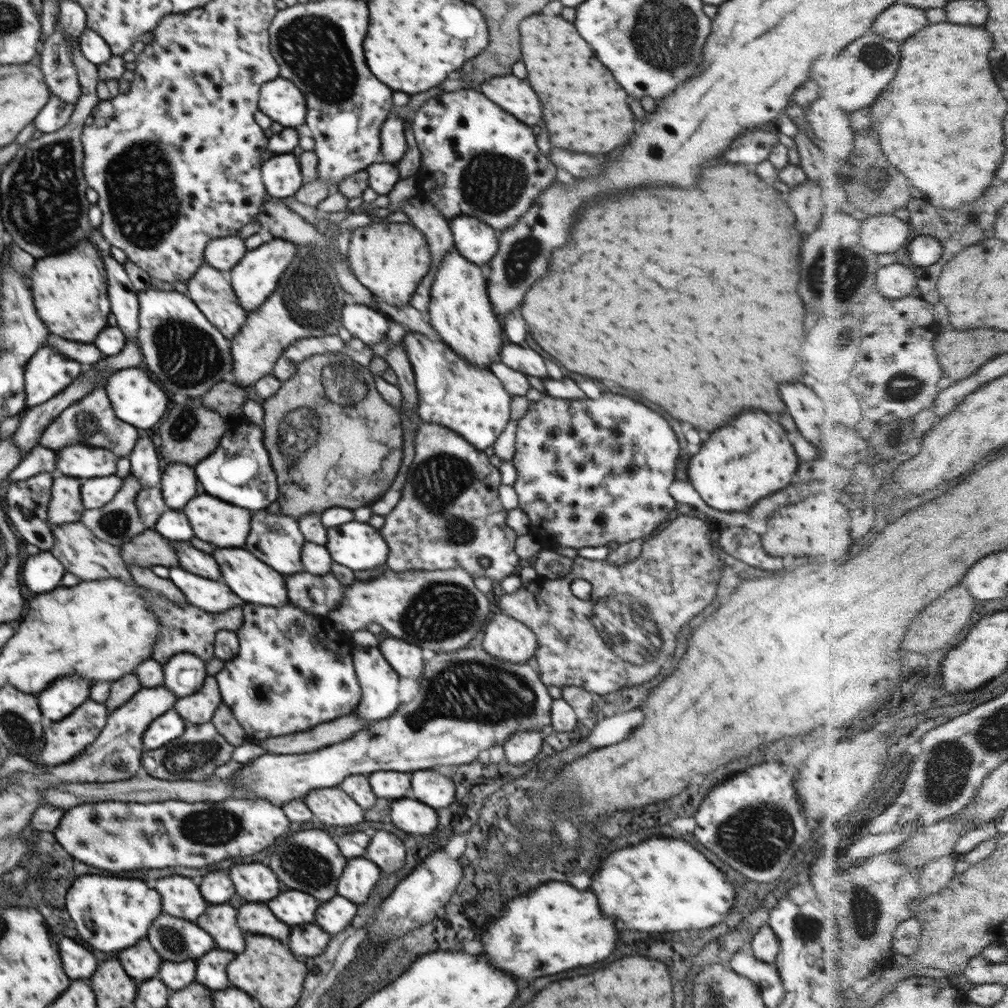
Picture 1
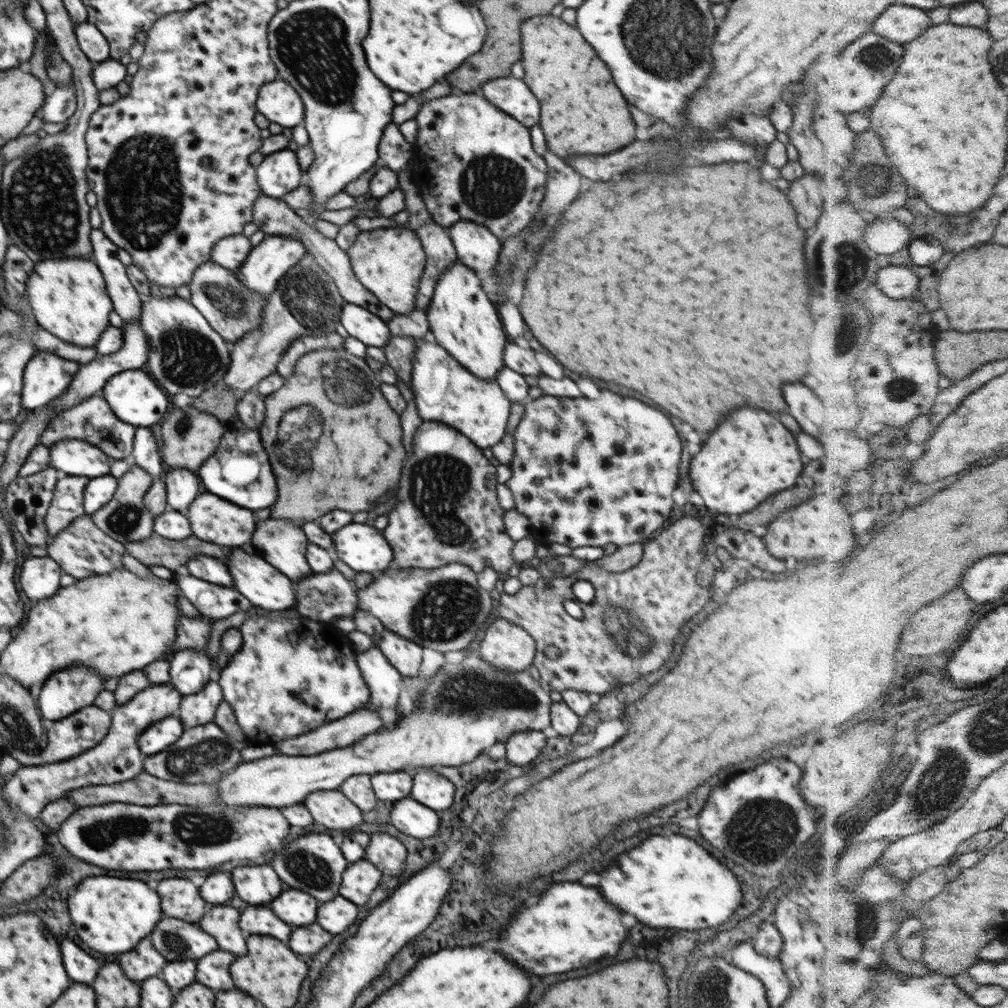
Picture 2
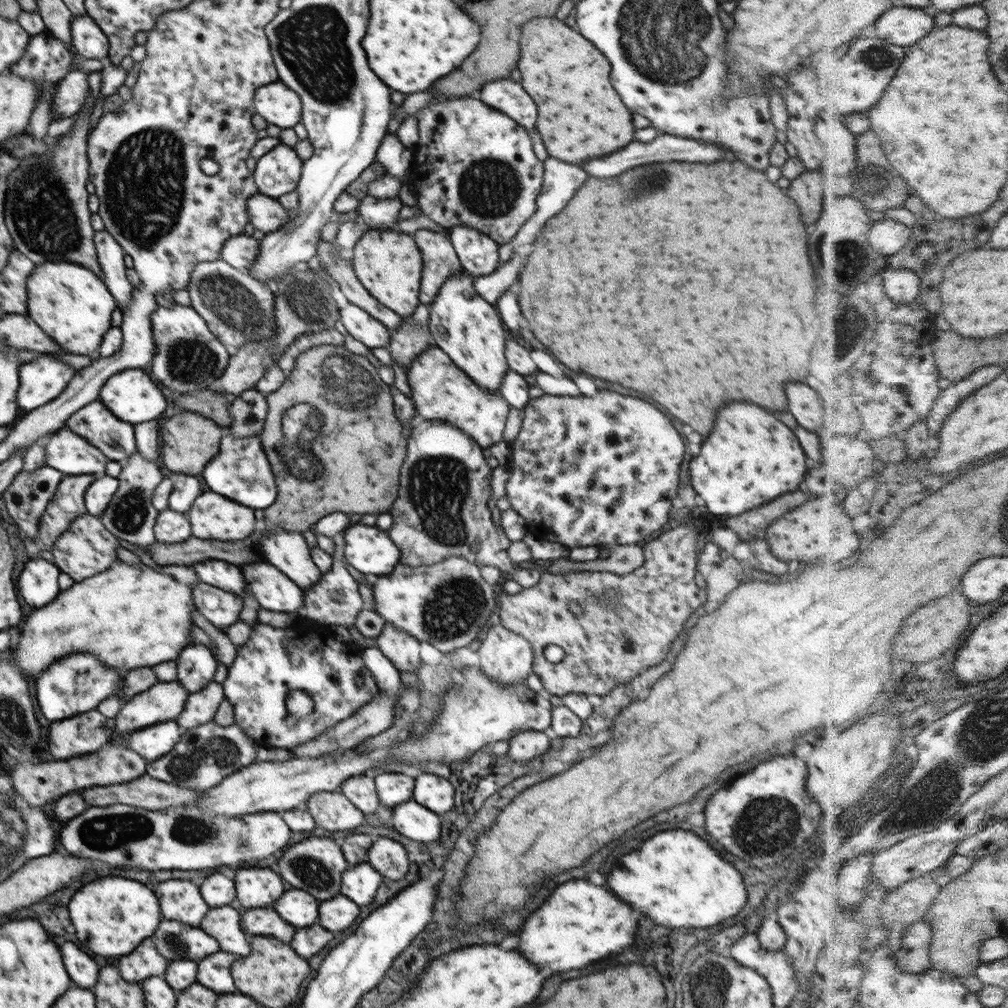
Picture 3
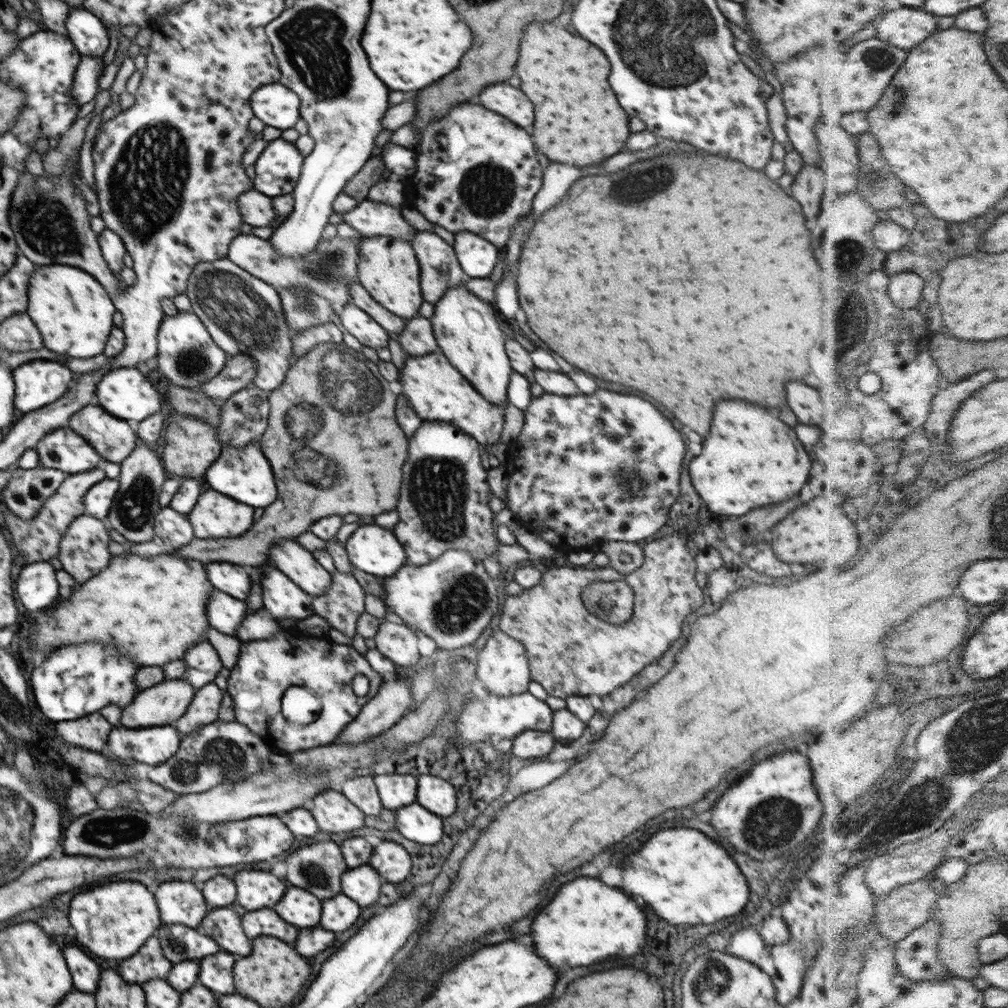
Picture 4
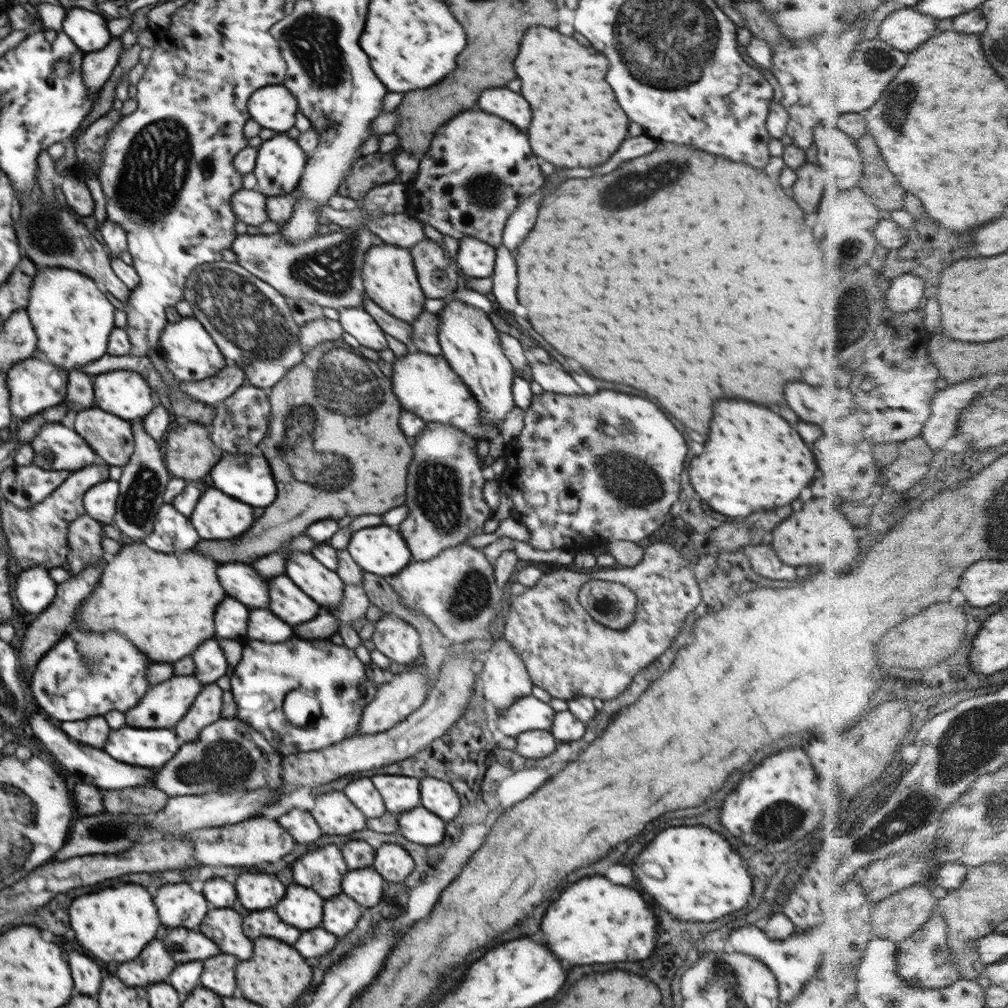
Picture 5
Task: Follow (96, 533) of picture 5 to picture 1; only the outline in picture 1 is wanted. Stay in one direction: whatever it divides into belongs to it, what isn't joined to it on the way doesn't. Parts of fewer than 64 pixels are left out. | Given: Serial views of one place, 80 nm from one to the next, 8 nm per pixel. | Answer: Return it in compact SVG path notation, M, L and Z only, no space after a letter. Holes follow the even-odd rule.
M82 521L53 526L53 537L54 544L49 551L68 572L78 576L80 580L100 580L110 577L119 578L129 583L134 581L121 557L119 547L95 537Z

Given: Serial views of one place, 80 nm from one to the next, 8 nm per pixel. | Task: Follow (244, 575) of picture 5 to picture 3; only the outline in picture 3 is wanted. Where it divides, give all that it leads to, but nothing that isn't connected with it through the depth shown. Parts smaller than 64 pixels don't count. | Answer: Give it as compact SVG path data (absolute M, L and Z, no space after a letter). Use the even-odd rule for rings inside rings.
M222 560L197 562L194 566L198 578L222 590L232 591L232 594L245 595L245 580L238 566Z

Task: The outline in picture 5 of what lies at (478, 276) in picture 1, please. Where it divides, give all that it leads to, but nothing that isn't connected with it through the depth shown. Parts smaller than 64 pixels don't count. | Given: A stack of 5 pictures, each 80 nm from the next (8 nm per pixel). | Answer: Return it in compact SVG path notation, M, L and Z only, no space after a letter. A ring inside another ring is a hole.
M449 297L439 313L438 340L443 357L468 387L481 408L481 422L501 430L504 419L515 407L512 385L515 379L513 364L502 353L499 334L482 309Z

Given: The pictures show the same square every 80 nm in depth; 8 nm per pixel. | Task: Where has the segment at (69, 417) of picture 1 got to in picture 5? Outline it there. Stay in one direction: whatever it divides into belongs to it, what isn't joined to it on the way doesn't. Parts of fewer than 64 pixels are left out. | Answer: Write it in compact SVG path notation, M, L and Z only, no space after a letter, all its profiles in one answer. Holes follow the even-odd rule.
M97 406L77 412L74 430L89 444L98 460L109 466L126 466L135 442L129 421Z

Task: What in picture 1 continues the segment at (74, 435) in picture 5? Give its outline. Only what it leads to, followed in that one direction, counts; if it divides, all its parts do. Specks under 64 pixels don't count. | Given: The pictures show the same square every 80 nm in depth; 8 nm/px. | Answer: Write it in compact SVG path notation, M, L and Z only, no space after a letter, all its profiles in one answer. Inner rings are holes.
M73 444L55 451L57 472L77 479L88 479L116 474L119 460L109 450L85 444Z

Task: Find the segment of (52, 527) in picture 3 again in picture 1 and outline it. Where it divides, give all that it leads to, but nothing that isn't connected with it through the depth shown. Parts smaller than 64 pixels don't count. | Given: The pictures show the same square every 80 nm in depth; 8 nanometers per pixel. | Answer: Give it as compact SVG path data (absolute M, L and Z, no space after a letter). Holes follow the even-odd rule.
M55 475L47 508L47 520L51 526L73 523L81 518L86 508L81 499L80 488L81 479Z

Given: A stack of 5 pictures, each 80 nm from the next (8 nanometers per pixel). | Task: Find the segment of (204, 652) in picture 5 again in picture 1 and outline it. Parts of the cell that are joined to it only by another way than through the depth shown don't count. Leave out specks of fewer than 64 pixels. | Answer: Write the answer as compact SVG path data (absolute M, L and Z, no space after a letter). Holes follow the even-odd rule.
M178 653L163 665L164 688L184 698L195 694L204 684L206 662L190 653Z

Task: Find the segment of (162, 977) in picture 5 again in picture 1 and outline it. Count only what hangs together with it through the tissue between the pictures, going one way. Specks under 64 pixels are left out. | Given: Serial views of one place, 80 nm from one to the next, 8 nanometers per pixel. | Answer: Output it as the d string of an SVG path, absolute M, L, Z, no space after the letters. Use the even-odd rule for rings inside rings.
M142 938L136 946L122 950L118 960L122 962L126 974L136 982L144 982L146 978L156 976L160 970L160 964L162 964L160 954L152 948L148 938Z

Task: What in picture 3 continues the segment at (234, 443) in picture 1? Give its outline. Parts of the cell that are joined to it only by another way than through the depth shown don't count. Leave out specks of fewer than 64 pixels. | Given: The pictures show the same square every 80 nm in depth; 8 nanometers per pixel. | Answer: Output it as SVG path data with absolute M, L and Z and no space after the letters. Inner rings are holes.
M226 433L222 437L218 454L204 468L202 478L212 492L232 498L242 506L268 508L277 498L274 473L262 448L259 435L256 434L246 438L234 438Z

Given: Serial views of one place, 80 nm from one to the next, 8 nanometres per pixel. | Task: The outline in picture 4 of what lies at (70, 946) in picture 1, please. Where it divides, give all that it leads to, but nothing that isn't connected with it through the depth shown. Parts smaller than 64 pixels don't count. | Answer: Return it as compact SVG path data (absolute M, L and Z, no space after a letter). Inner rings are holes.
M66 948L64 950L68 968L72 972L74 978L74 986L80 992L94 992L96 986L96 976L100 980L100 966L96 966L96 962L92 958L88 958L80 948Z

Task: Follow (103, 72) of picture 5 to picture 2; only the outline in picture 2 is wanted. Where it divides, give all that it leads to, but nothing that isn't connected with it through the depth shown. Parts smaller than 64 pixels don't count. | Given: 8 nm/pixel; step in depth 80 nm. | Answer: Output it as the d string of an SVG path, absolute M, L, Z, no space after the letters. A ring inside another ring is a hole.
M74 82L69 85L55 87L40 108L38 116L44 123L58 124L68 120L77 109L76 91Z

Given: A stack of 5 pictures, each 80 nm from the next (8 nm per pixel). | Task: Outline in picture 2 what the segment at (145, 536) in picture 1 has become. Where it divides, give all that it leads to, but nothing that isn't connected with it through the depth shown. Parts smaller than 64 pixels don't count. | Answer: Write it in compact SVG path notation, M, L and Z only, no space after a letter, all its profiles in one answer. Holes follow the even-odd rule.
M155 533L144 540L124 543L124 549L126 549L126 553L147 567L150 565L165 566L173 572L183 570L187 562L198 554L225 560L232 552L232 548L216 546L212 542L200 540L195 536L176 541L162 538Z

